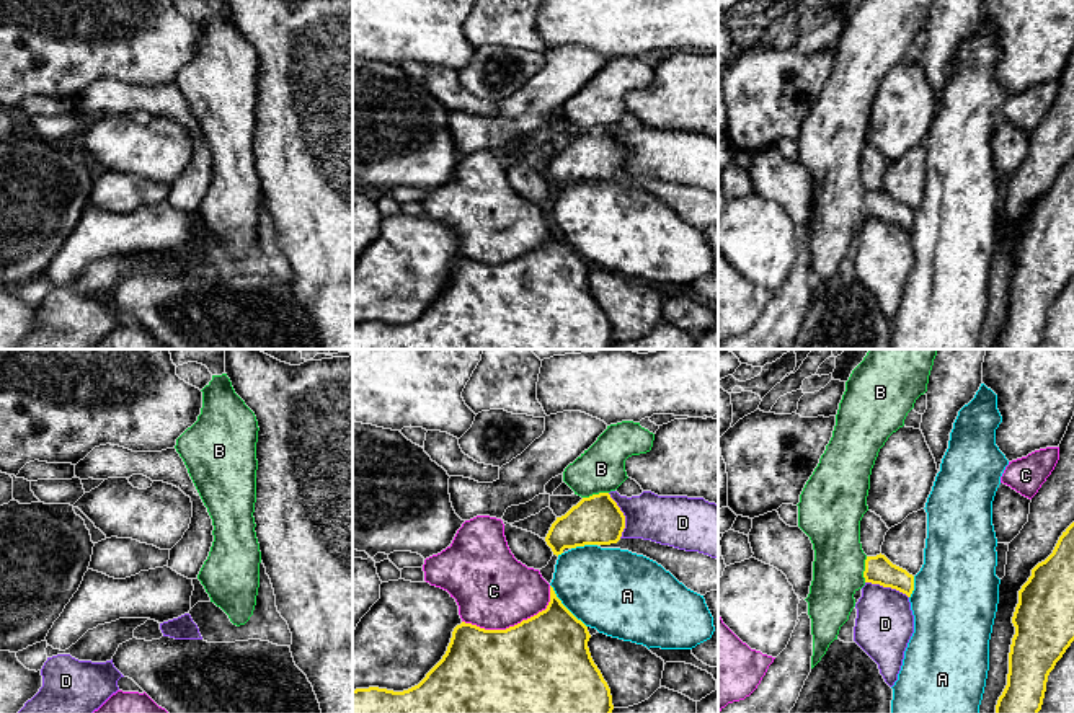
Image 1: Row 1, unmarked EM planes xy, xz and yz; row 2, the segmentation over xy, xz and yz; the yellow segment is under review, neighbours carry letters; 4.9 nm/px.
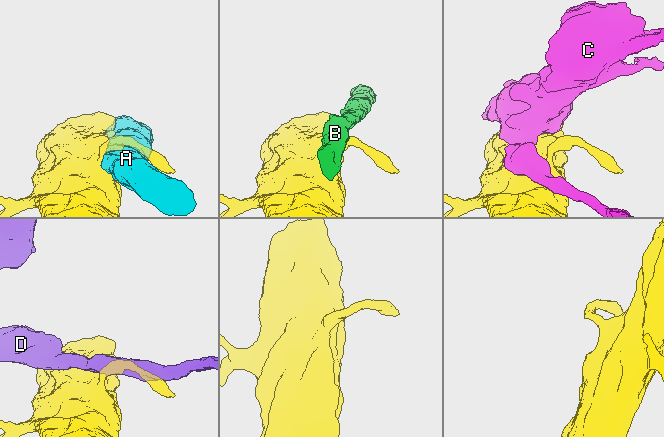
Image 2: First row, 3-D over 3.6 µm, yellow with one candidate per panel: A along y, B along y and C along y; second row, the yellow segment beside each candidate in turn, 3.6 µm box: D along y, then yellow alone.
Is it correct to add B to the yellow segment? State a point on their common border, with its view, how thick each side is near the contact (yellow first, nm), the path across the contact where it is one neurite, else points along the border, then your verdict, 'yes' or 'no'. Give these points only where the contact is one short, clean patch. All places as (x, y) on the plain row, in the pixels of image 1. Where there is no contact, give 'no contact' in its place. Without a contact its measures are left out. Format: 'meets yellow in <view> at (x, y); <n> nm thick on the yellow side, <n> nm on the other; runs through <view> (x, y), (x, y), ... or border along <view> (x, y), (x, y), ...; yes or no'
meets yellow in xz at (594, 129); 240 nm thick on the yellow side, 240 nm on the other; border along xz (608, 126), (583, 132); no

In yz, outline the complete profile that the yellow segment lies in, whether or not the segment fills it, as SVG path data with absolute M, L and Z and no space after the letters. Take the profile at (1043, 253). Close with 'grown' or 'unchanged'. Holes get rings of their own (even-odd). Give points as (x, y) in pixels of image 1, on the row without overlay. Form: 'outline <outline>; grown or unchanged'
outline M1074 157L1019 225L1007 320L994 349L1038 349L1046 317L1074 276Z; unchanged

